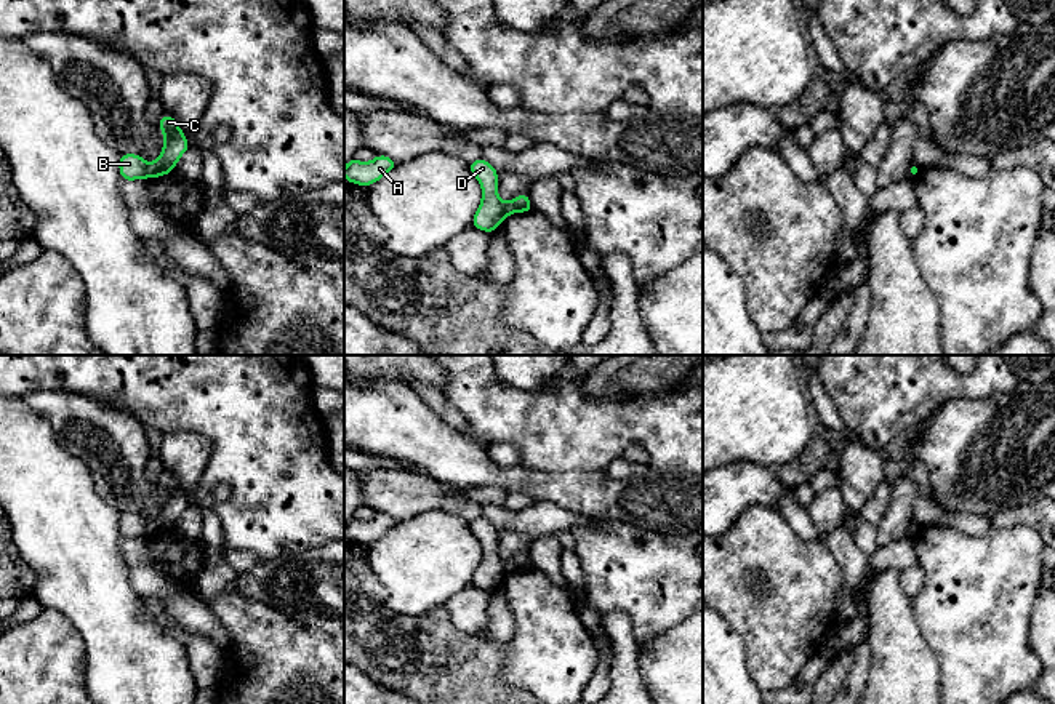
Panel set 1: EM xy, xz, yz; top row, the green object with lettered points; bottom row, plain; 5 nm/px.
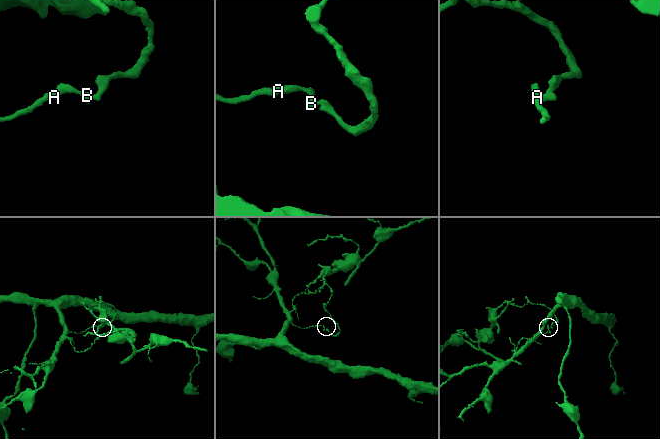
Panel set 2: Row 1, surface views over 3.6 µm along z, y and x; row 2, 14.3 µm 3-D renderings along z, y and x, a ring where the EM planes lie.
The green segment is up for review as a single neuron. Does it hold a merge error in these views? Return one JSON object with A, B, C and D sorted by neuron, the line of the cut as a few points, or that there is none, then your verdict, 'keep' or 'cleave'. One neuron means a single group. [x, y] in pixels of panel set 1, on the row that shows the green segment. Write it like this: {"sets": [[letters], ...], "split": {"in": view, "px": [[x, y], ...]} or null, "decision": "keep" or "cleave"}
{"sets": [["A", "B", "D"], ["C"]], "split": {"in": "xy", "px": [[146, 164], [148, 176]]}, "decision": "cleave"}

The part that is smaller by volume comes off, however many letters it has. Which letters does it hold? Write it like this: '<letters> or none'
C

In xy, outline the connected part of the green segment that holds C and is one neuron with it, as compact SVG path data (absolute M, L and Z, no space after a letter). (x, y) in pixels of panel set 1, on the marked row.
M163 114L158 128L163 133L163 149L155 162L147 163L147 178L150 179L174 171L183 154L191 149L186 134L171 115Z

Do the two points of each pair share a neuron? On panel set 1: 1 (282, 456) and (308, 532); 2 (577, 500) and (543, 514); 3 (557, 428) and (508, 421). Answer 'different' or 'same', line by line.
1: same
2: different
3: same

